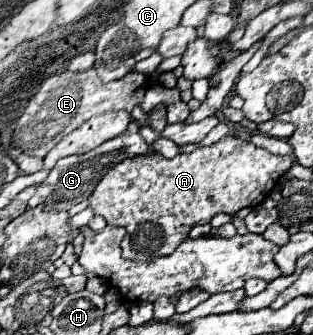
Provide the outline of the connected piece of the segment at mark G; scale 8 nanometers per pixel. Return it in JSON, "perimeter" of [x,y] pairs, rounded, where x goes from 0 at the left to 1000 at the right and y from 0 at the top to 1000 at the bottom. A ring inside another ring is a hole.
{"perimeter":[[[425,361],[399,397],[387,397],[380,409],[323,427],[316,439],[304,439],[297,451],[272,457],[272,463],[233,463],[233,469],[208,469],[195,481],[182,481],[182,493],[163,504],[157,528],[118,558],[112,582],[93,594],[93,618],[118,618],[118,612],[144,612],[150,630],[220,630],[233,612],[272,600],[291,588],[304,552],[316,546],[316,534],[361,499],[374,493],[393,469],[431,469],[431,463],[463,463],[476,451],[470,427],[450,415],[450,403],[438,397],[444,367]]]}

